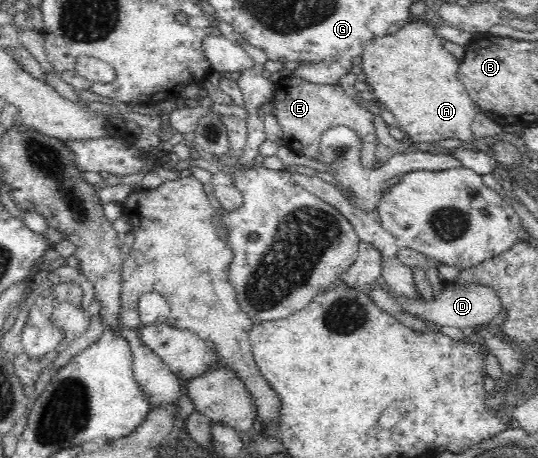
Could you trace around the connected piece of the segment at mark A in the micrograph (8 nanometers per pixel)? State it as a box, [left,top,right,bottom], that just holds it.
[361,19,476,147]

